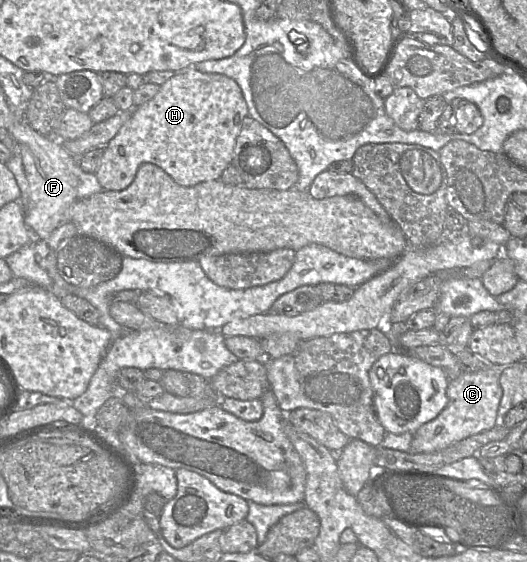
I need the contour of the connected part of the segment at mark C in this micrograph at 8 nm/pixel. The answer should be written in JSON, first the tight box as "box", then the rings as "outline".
{"box":[409,369,503,453],"outline":[[[486,369],[471,373],[463,372],[458,378],[449,381],[447,405],[437,417],[424,423],[412,433],[413,438],[409,453],[431,453],[442,450],[454,442],[496,426],[498,409],[503,394],[499,376],[498,370]]]}

